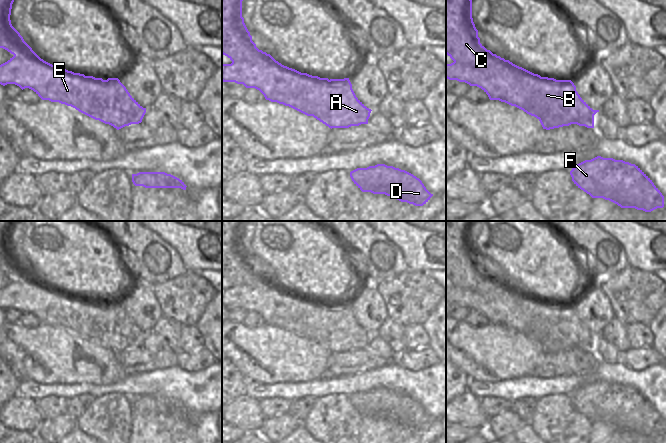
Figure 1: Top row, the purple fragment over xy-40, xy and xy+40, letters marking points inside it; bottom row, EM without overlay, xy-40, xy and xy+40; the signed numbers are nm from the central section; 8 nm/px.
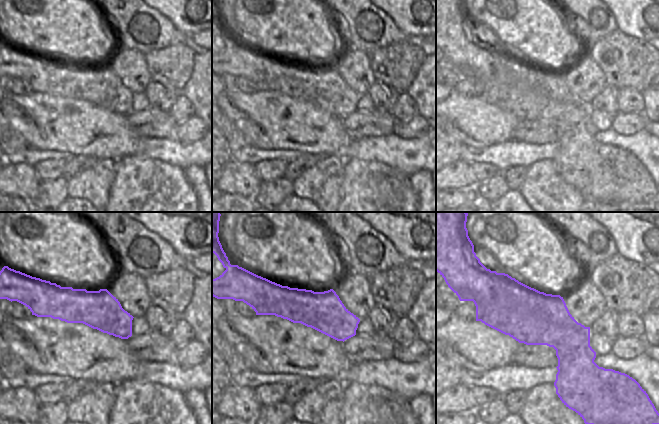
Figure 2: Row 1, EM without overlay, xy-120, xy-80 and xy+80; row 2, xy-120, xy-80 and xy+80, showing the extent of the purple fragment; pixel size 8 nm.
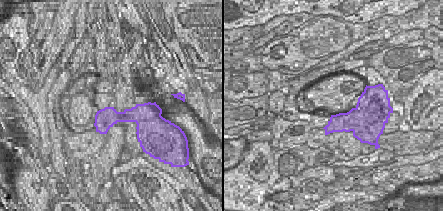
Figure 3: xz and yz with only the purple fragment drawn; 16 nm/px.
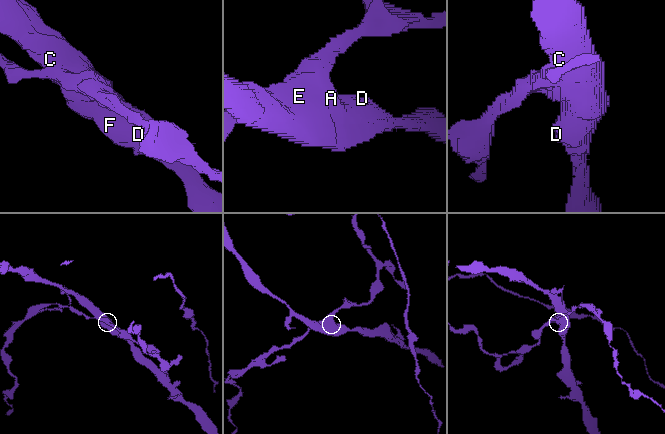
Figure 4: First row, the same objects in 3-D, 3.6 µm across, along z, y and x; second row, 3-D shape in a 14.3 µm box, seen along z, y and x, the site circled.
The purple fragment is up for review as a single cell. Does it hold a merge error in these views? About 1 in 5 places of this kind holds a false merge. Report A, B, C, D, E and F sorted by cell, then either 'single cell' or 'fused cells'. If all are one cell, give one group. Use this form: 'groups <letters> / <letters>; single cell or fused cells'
groups A B E / C D F; fused cells

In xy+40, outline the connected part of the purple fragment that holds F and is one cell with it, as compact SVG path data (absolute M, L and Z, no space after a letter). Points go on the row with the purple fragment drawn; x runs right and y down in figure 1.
M597 156L570 171L574 184L592 198L609 200L621 208L651 212L664 207L664 196L635 164Z

